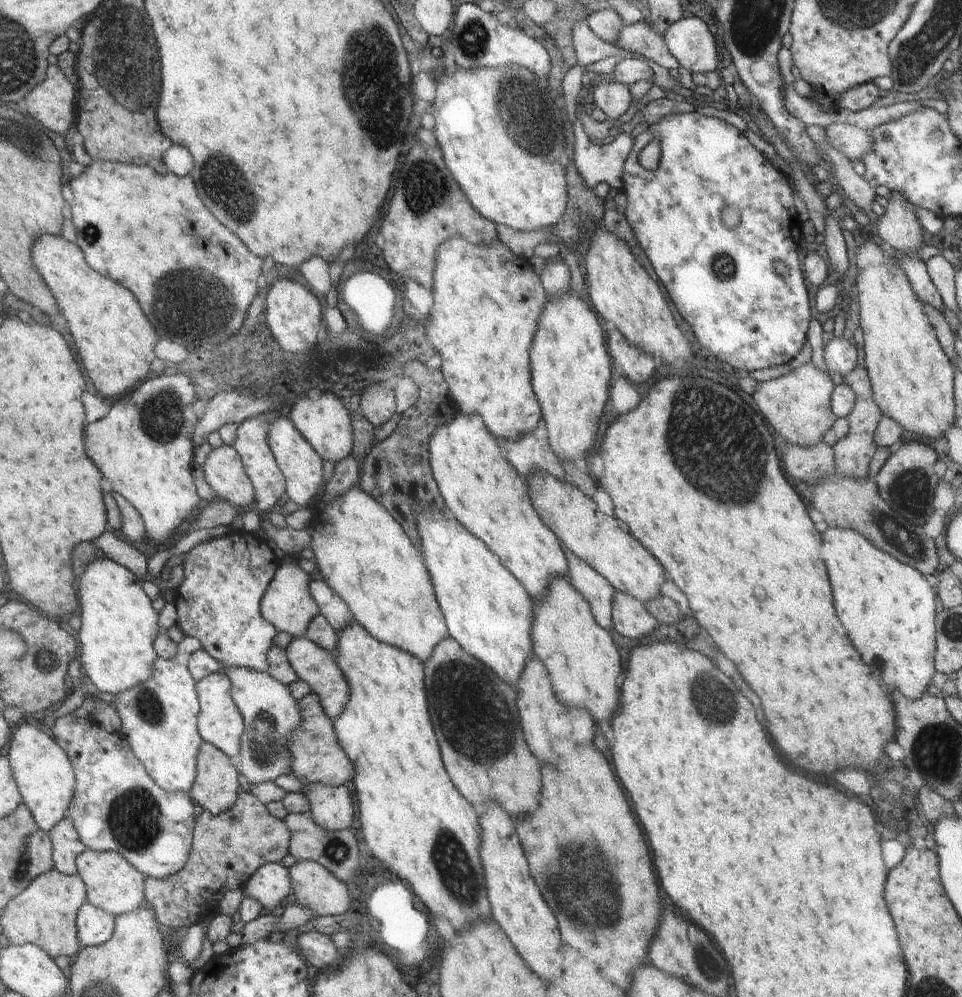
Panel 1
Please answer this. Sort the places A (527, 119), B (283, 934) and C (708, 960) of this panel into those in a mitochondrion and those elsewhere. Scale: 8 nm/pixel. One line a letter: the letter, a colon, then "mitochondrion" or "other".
A: mitochondrion
B: other
C: mitochondrion

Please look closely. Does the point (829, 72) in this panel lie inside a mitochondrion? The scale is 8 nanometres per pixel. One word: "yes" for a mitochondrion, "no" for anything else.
no

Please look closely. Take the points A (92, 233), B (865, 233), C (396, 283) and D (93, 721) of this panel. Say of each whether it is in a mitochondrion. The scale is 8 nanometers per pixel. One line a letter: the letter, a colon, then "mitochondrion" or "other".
A: mitochondrion
B: other
C: other
D: other

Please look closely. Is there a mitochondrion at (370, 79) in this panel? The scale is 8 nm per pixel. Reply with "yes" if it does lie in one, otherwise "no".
yes

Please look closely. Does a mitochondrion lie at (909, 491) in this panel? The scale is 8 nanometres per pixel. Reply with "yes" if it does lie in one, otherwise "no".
yes

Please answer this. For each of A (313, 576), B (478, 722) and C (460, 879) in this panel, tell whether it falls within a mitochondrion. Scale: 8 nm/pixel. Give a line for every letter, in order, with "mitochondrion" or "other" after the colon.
A: other
B: mitochondrion
C: mitochondrion

